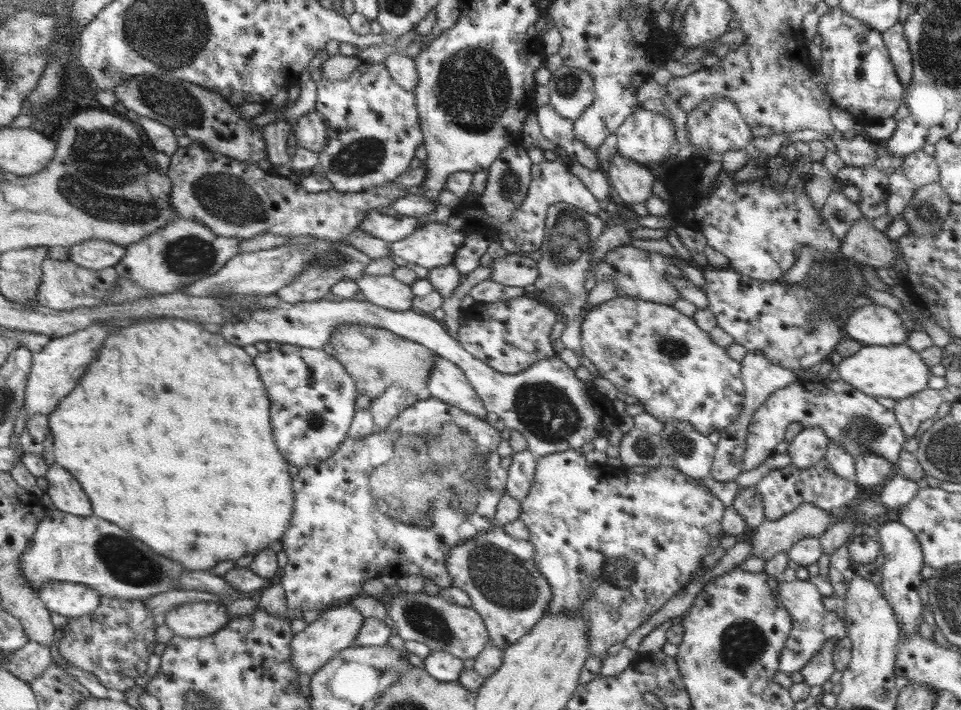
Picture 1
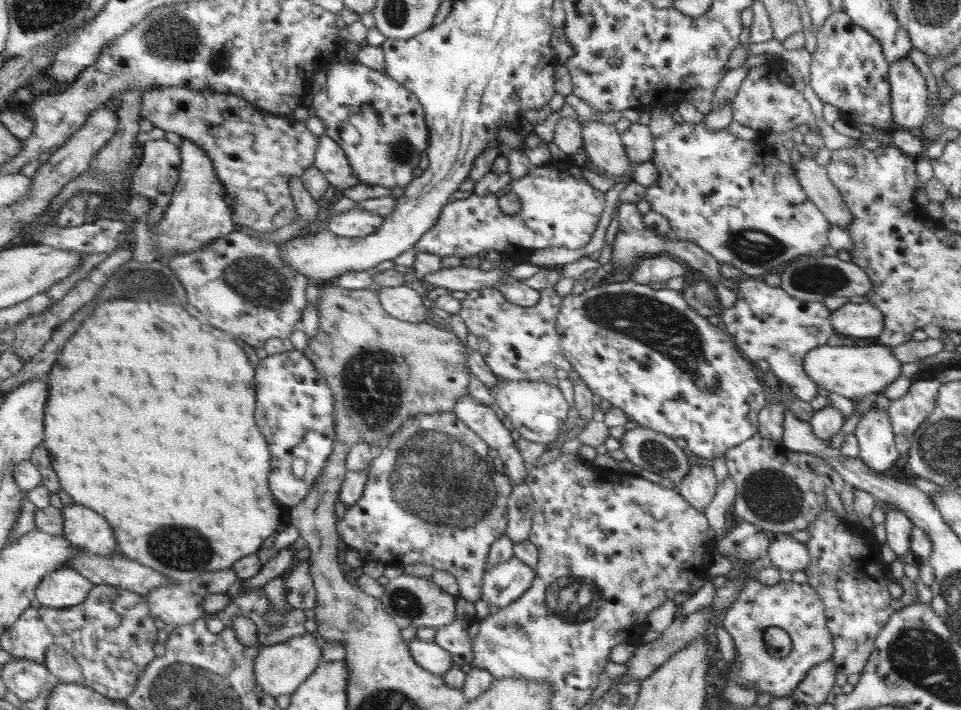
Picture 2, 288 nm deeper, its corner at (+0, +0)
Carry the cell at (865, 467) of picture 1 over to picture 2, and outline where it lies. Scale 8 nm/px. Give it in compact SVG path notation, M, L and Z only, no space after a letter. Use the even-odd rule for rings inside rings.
M865 412L853 434L859 444L857 458L875 474L891 470L895 460L901 458L895 448L895 432L891 430L887 412Z

